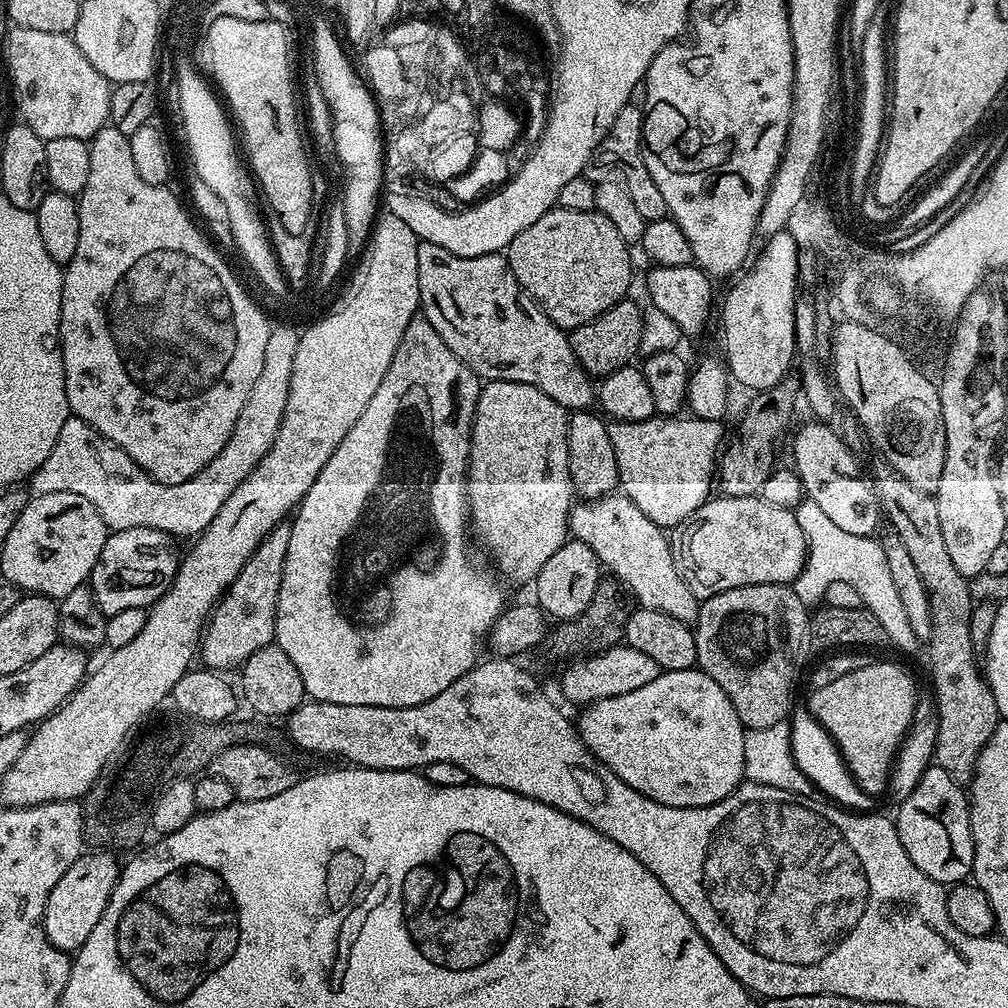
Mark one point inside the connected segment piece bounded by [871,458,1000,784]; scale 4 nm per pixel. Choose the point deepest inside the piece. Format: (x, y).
(970, 717)

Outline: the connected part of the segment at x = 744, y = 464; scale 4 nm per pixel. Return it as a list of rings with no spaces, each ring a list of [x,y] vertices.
[[[789,374],[774,387],[765,389],[757,395],[759,397],[742,418],[740,440],[730,448],[725,447],[721,453],[718,462],[718,486],[723,495],[753,496],[763,489],[766,478],[774,470],[778,442],[785,434],[797,404],[800,404],[801,393],[802,382],[799,375]]]

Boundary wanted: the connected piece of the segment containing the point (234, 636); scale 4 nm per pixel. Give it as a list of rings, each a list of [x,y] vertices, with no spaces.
[[[282,522],[261,544],[252,557],[242,566],[238,578],[220,597],[198,645],[199,655],[209,669],[239,669],[258,650],[276,639],[276,603],[282,586],[286,566],[286,549],[290,546],[290,527]]]

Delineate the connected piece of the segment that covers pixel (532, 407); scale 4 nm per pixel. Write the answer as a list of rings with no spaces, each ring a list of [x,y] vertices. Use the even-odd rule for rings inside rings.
[[[489,380],[481,387],[468,455],[470,524],[512,580],[535,581],[546,561],[570,538],[568,516],[572,513],[574,489],[568,465],[568,418],[565,408],[534,386]]]

